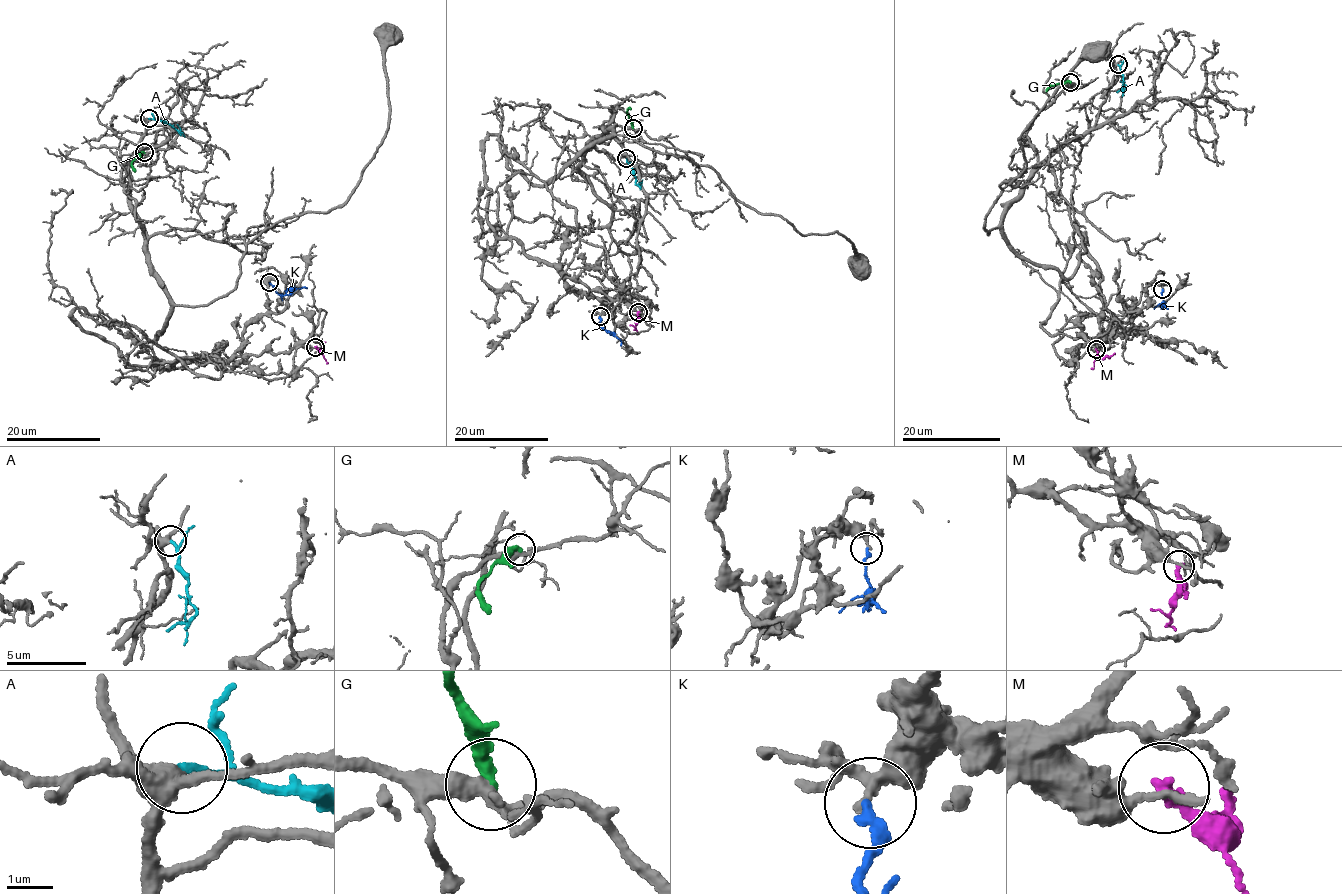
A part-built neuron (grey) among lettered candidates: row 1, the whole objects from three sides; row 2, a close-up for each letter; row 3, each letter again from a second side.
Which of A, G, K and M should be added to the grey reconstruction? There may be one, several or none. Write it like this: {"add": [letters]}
{"add": ["A"]}

